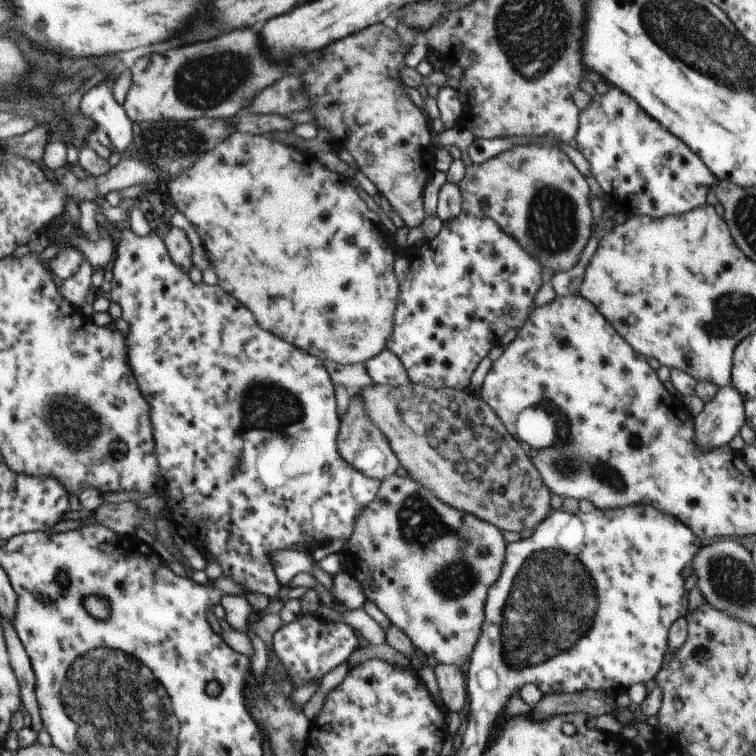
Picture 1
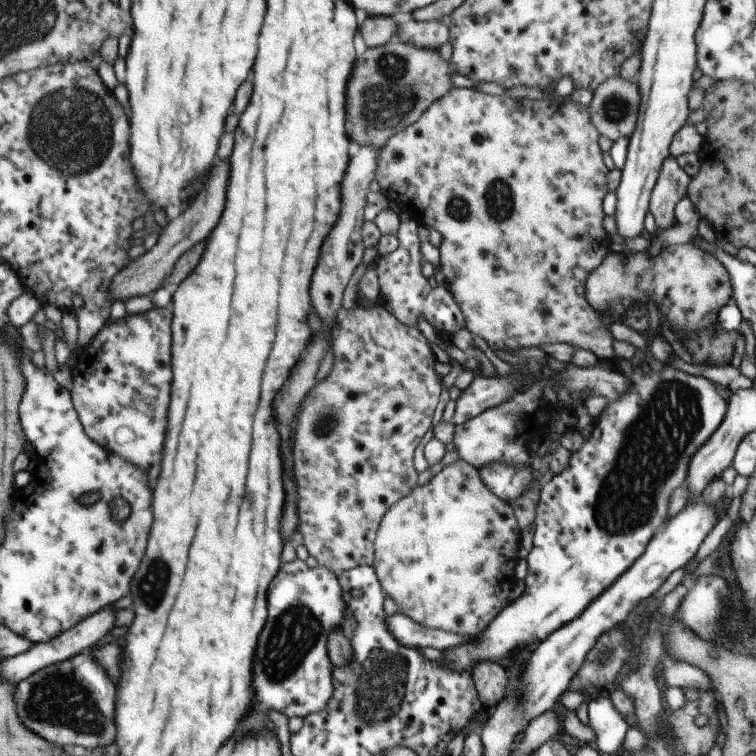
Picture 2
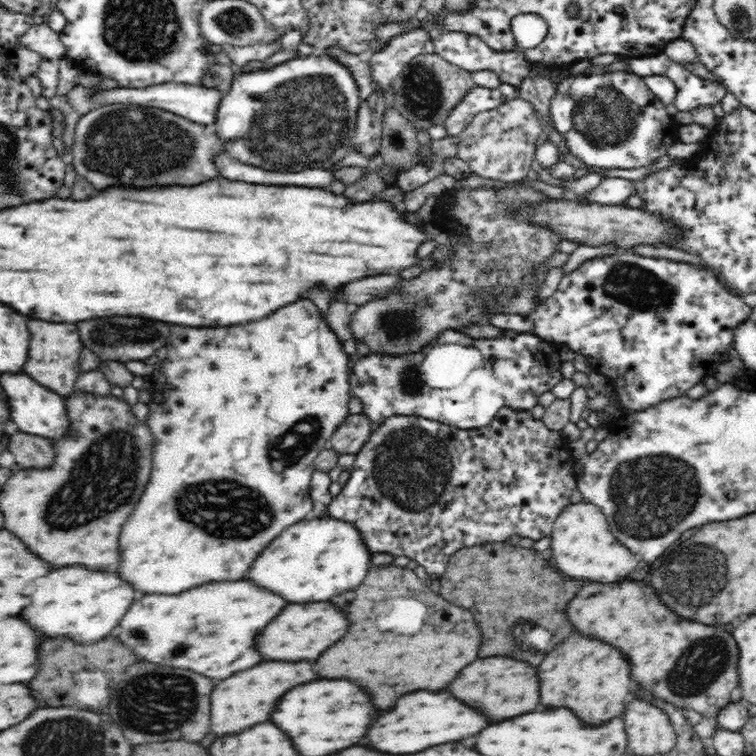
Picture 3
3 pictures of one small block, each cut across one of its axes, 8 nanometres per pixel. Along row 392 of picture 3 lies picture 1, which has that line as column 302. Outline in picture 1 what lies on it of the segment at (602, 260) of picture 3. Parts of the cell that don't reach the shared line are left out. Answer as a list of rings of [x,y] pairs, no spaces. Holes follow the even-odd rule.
[[[301,615],[291,622],[280,626],[273,634],[271,648],[282,667],[288,672],[292,684],[299,687],[325,674],[325,670],[335,668],[349,658],[357,648],[355,632],[349,625],[329,622],[315,615]]]

